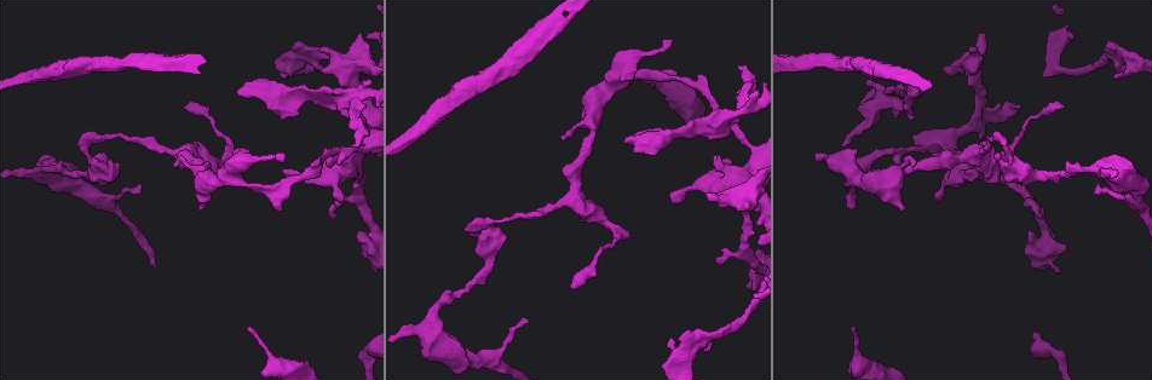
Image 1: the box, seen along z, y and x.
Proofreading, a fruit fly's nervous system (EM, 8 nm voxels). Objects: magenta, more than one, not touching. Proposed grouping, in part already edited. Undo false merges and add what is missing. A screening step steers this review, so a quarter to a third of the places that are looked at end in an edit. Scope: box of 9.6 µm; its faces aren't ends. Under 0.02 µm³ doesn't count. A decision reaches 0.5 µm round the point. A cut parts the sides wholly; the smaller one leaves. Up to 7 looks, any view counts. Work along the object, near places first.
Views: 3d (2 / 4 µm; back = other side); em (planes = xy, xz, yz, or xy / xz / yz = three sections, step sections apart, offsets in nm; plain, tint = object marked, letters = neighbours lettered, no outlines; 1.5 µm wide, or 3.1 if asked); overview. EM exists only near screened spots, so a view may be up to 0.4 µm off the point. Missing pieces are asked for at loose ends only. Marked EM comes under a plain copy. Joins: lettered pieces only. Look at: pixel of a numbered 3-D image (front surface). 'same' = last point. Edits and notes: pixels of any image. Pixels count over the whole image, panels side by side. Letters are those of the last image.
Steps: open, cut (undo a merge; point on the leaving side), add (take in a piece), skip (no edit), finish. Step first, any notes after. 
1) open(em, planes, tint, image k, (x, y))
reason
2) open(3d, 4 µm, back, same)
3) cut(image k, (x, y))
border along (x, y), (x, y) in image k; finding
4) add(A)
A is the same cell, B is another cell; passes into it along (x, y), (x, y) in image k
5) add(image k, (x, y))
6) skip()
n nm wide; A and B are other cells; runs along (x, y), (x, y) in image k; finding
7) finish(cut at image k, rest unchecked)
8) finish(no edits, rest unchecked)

open(em, planes, tint, image 1, (528, 322))
free end

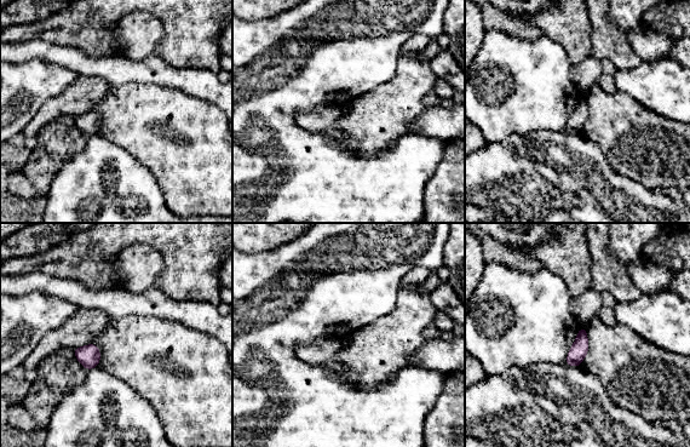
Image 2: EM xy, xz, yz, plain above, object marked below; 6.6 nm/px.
open(em, planes, letters, same)
see the neighbours

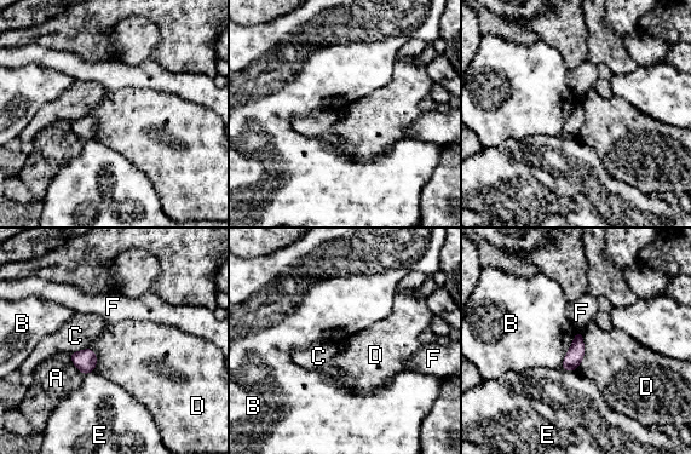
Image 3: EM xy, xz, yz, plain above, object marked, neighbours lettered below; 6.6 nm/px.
skip()
A, B, C, D, E and F are other cells; none of them fits

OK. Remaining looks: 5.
open(em, planes, tint, image 1, (624, 143))
thick end

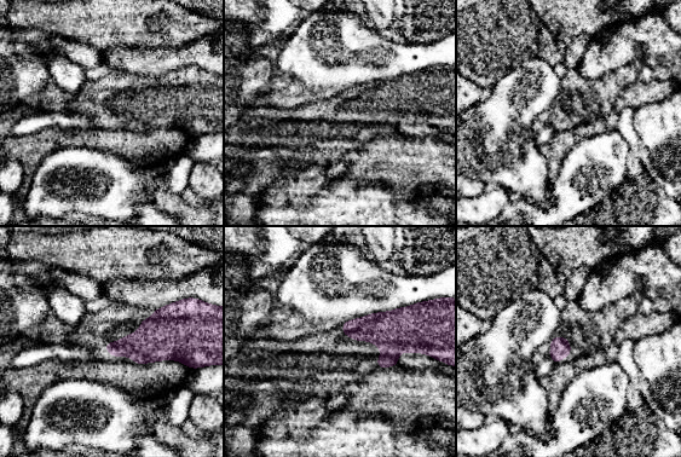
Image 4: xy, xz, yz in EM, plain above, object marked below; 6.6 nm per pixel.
open(em, planes, letters, same)
see the neighbours

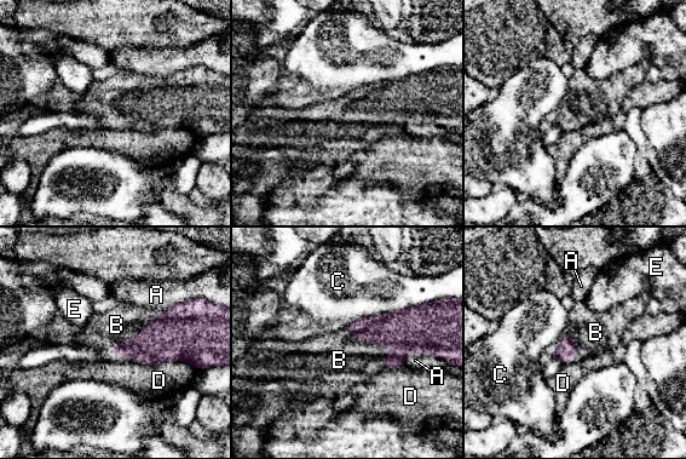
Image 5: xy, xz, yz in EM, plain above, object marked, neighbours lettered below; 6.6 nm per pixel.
add(image 5, (116, 325))
B is the same cell, A, C, D and E are other cells; passes into it along (176, 336), (138, 333), (116, 325) in image 5; it goes on there

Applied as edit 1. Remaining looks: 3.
finish(add at image 5, rest unchecked)

